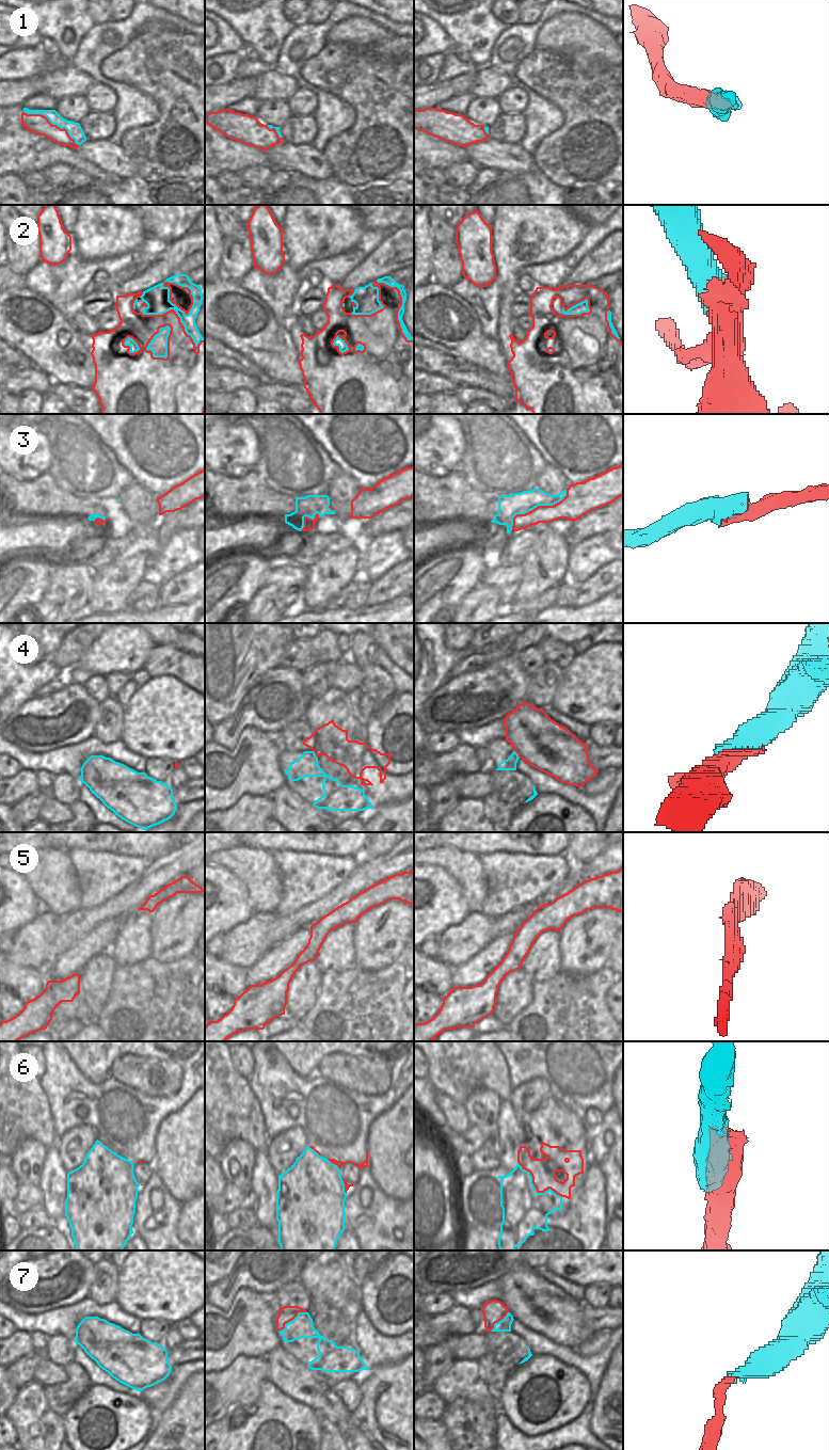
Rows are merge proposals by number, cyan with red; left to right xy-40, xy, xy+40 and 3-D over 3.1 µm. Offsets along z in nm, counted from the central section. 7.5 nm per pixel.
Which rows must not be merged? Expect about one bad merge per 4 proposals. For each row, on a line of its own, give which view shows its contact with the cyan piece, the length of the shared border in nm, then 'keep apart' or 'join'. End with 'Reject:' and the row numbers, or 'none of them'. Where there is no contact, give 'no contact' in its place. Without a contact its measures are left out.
1: contact in xy-40; length 500 nm; keep apart
2: contact in xy-40; length 320 nm; join
3: contact in xy+40; length 500 nm; join
4: contact in xy+40; length 80 nm; join
5: contact in xy; length 50 nm; join
6: contact in xy+40; length 420 nm; join
7: contact in xy; length 260 nm; keep apart
Reject: 1, 7

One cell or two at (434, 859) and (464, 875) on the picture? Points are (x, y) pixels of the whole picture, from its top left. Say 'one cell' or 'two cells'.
one cell

